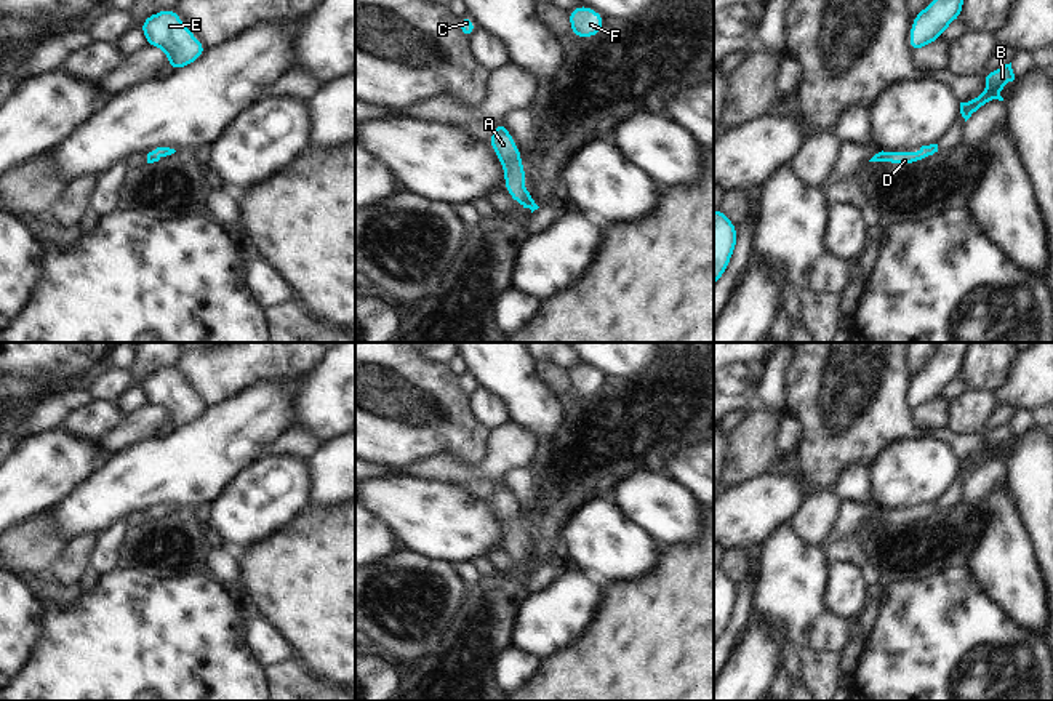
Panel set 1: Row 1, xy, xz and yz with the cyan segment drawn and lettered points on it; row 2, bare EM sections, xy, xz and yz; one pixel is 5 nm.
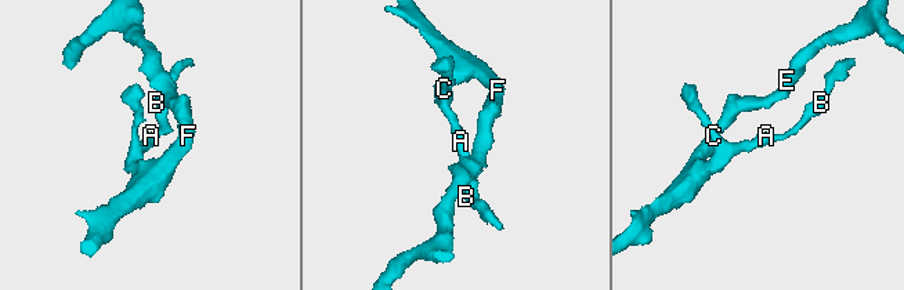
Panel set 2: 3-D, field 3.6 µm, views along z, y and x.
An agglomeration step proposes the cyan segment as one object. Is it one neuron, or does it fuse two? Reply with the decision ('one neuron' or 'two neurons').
one neuron

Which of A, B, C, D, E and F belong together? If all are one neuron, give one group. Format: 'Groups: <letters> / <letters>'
Groups: A B C D E F.

